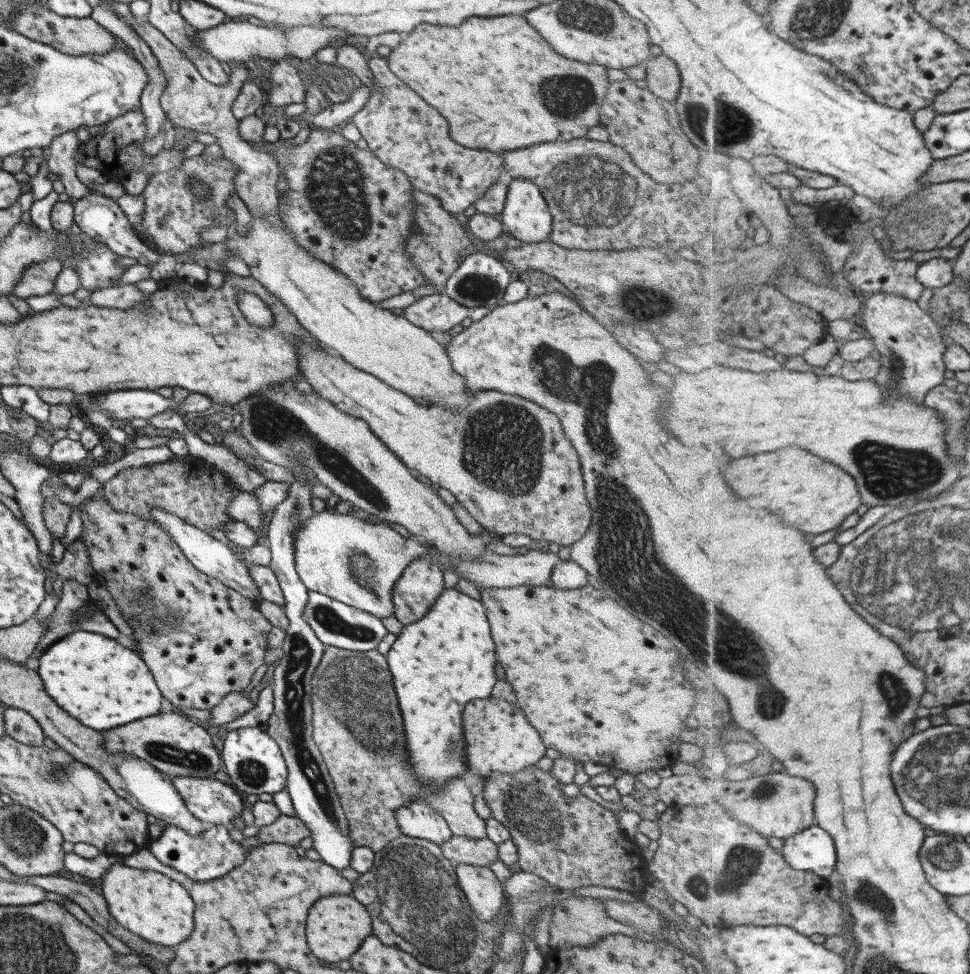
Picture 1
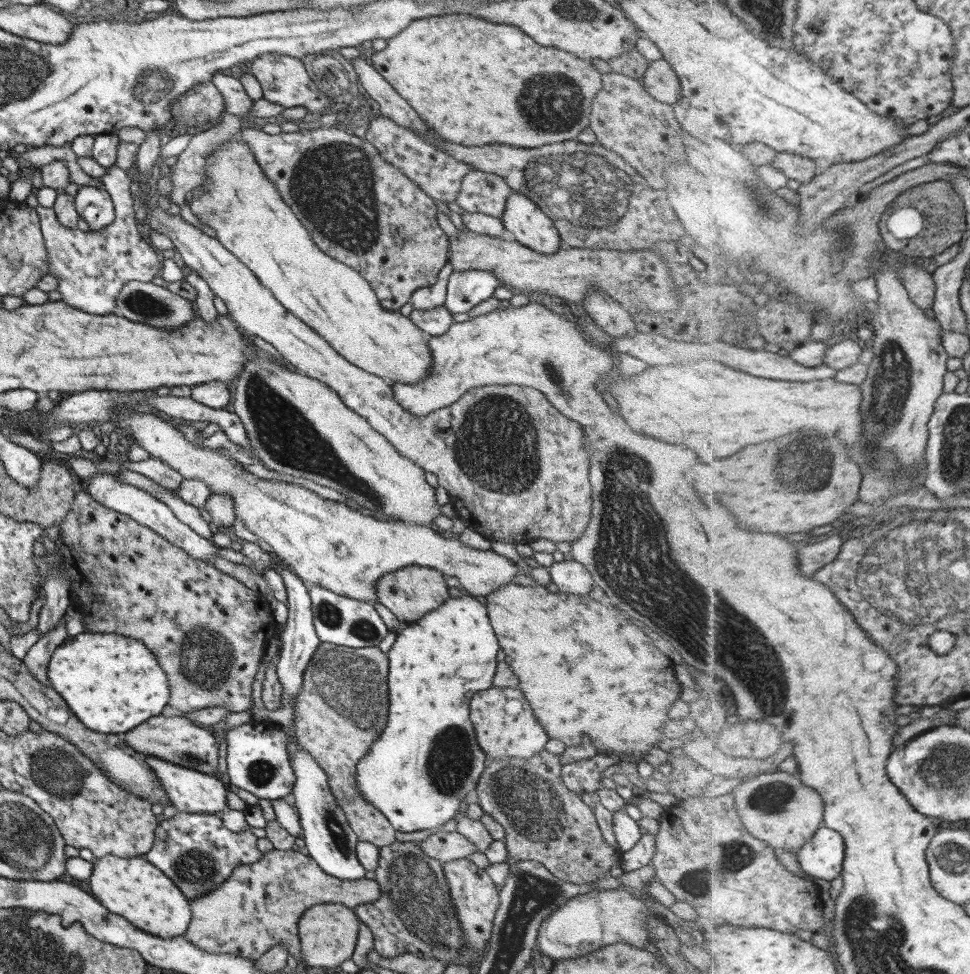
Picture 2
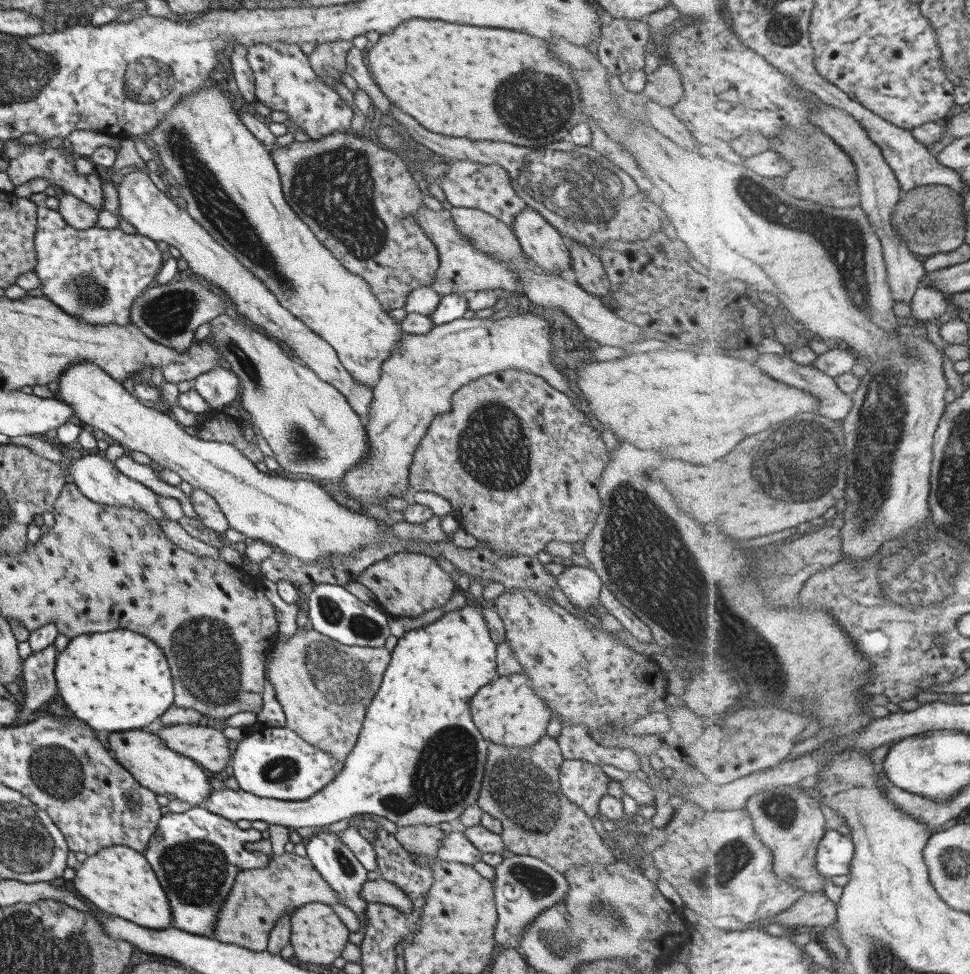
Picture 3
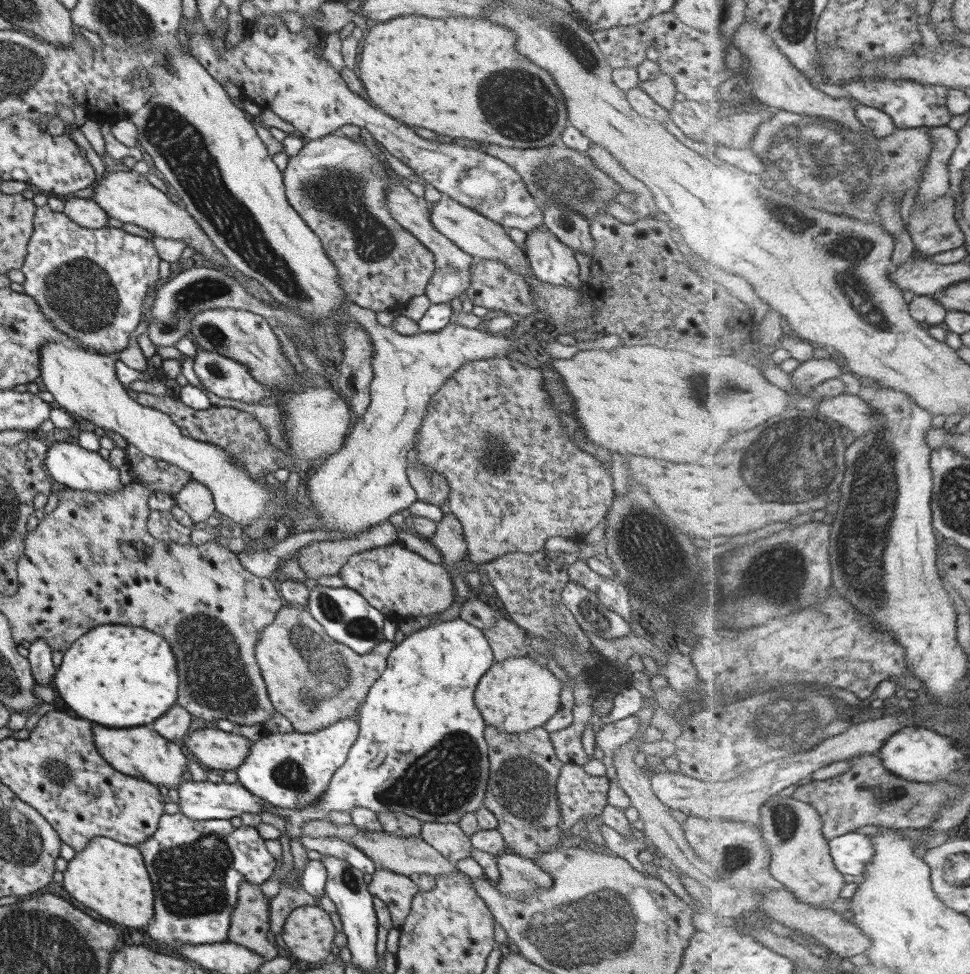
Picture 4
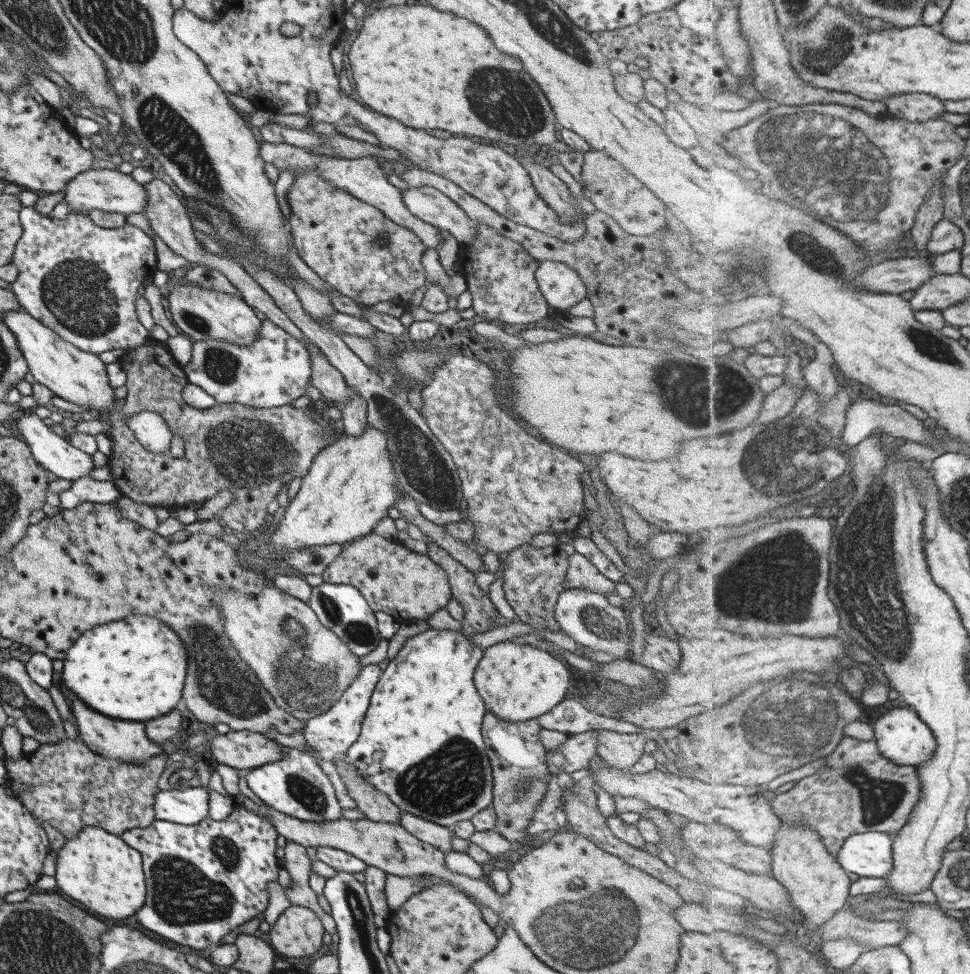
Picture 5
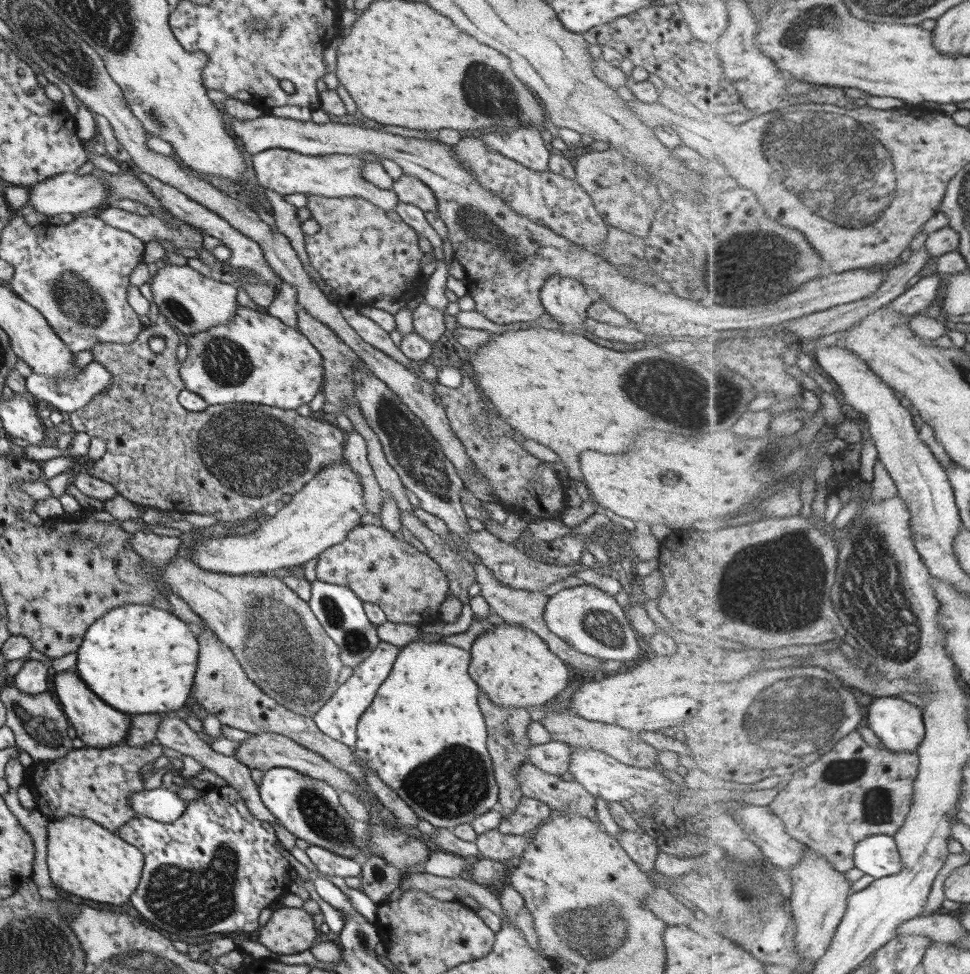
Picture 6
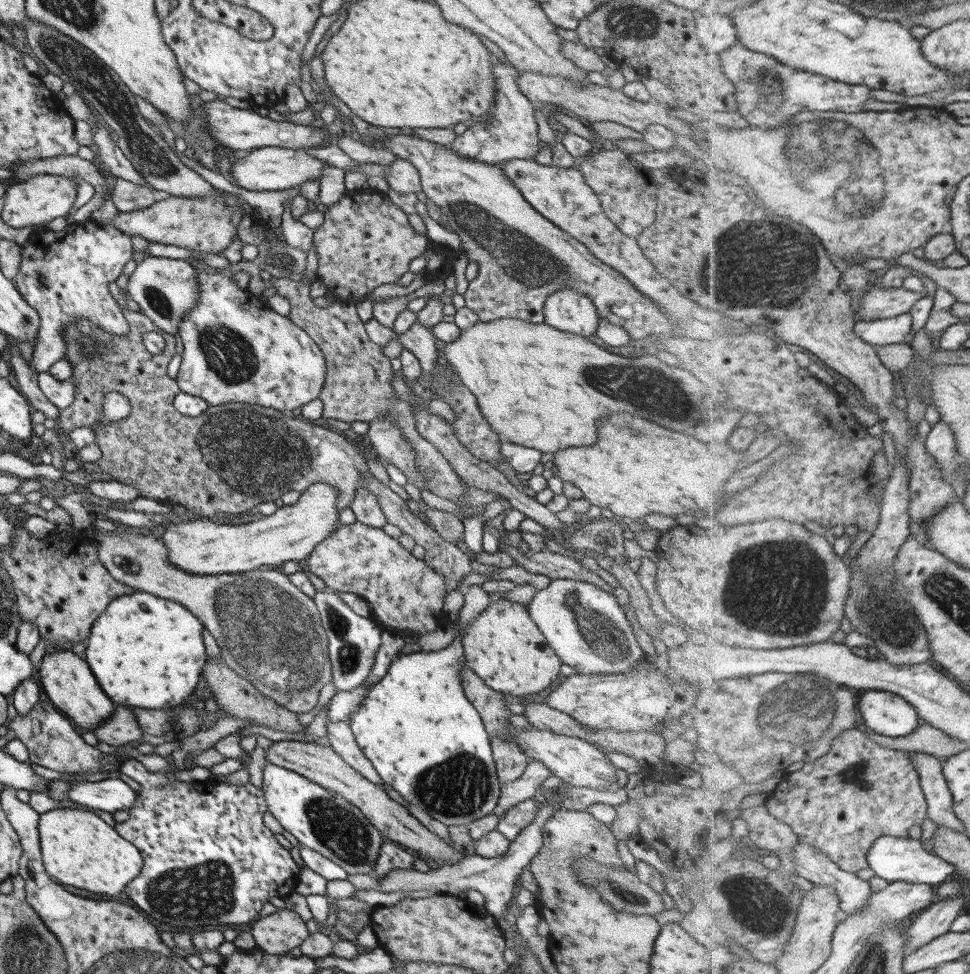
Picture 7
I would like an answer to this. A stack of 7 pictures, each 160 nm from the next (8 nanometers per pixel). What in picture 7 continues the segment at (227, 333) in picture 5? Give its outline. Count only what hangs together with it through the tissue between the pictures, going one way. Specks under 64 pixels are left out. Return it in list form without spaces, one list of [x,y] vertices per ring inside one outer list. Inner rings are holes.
[[[149,255],[137,263],[128,276],[126,291],[133,302],[139,305],[139,312],[150,318],[157,328],[173,335],[178,332],[182,316],[196,306],[199,283],[196,270],[186,260]]]

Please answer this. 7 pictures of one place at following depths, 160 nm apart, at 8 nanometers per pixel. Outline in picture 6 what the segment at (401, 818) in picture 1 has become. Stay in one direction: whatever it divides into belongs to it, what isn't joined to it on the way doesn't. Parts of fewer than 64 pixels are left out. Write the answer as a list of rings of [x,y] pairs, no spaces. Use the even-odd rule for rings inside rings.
[[[413,640],[400,648],[391,670],[384,682],[377,688],[375,697],[366,711],[359,717],[356,728],[356,743],[354,754],[358,756],[360,764],[364,764],[368,770],[374,772],[383,784],[386,784],[393,792],[398,793],[398,797],[419,817],[427,820],[437,829],[451,829],[458,824],[471,822],[475,816],[487,812],[491,808],[497,807],[498,786],[494,779],[492,762],[488,750],[486,749],[486,726],[477,703],[478,687],[468,673],[470,663],[470,652],[457,646],[440,641],[423,642]],[[163,785],[151,790],[141,790],[128,798],[137,816],[147,817],[163,824],[175,822],[188,803],[175,793],[175,789]]]

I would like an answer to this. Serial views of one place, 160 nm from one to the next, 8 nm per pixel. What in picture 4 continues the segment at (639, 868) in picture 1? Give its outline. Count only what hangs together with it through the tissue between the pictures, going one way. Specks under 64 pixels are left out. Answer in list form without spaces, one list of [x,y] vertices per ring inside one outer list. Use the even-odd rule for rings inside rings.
[[[487,724],[483,736],[487,747],[489,776],[482,807],[494,814],[497,821],[496,830],[502,837],[507,851],[517,855],[523,854],[533,861],[541,854],[559,847],[563,833],[569,837],[569,832],[563,832],[557,826],[560,823],[560,810],[556,799],[556,780],[563,764],[555,756],[550,736],[542,726],[532,728],[529,732],[511,733],[497,730]]]

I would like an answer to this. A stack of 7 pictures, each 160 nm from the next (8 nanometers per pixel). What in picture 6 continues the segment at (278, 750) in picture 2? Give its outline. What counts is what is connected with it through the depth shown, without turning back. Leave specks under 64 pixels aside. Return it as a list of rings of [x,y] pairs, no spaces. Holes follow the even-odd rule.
[[[378,641],[376,647],[365,660],[362,660],[353,670],[352,675],[337,686],[333,695],[312,716],[315,726],[329,738],[353,749],[356,743],[356,728],[359,717],[366,711],[375,697],[377,688],[384,682],[391,670],[393,661],[401,646],[393,646],[388,642]],[[295,769],[263,771],[258,795],[278,824],[309,845],[322,846],[343,858],[355,860],[368,852],[369,822],[354,820],[337,801],[339,791],[325,781],[299,774]]]

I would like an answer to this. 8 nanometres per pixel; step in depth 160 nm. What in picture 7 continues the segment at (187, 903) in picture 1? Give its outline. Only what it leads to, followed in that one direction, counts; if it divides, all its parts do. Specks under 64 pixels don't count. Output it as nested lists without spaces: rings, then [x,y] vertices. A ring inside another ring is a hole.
[[[63,807],[39,814],[37,835],[44,871],[57,883],[95,894],[119,894],[139,874],[142,856],[91,811]]]

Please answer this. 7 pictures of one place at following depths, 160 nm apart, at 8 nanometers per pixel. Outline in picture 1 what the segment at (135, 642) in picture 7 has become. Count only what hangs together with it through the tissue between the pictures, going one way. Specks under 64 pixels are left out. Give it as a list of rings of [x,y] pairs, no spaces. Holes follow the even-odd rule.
[[[79,629],[67,633],[51,646],[48,646],[37,658],[36,673],[41,678],[45,693],[55,700],[59,708],[63,708],[71,718],[79,720],[83,726],[93,730],[115,728],[145,716],[153,716],[159,712],[161,694],[153,684],[153,678],[140,656],[133,650],[119,646],[115,640],[93,632],[83,632]]]

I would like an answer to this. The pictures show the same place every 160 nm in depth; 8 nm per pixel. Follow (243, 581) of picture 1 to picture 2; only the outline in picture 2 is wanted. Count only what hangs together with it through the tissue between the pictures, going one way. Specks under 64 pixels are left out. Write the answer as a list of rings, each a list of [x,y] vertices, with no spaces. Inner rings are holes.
[[[97,473],[96,475],[91,475],[91,477],[84,478],[84,480],[79,482],[79,488],[85,490],[96,503],[130,516],[132,519],[135,519],[135,522],[150,528],[153,532],[159,534],[161,538],[174,544],[176,548],[181,549],[183,553],[189,554],[197,561],[205,562],[207,559],[217,556],[216,544],[211,538],[205,539],[197,535],[189,526],[181,523],[163,502],[155,499],[146,491],[119,483],[117,479],[113,479],[112,475],[114,474]]]

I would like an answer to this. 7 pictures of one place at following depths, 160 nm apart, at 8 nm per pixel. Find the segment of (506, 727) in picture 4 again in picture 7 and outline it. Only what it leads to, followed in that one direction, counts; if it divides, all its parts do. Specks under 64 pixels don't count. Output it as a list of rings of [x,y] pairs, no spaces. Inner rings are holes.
[[[503,598],[490,601],[462,634],[460,643],[464,652],[464,666],[472,670],[487,687],[499,693],[523,697],[552,687],[561,661],[547,644],[521,604]]]

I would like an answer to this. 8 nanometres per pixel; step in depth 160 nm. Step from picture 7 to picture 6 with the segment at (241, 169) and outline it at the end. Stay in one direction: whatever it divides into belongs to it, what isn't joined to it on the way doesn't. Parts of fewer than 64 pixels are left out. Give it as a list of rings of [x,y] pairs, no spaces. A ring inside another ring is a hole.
[[[268,149],[252,156],[252,167],[259,186],[277,194],[310,194],[327,198],[362,198],[373,207],[394,211],[398,198],[391,189],[380,189],[362,175],[364,160],[359,155],[304,156],[286,149]]]

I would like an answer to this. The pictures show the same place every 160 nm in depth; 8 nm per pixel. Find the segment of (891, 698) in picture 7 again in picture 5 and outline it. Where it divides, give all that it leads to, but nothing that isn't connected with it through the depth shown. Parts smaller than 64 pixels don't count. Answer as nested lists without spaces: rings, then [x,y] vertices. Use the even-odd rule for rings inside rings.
[[[893,707],[879,716],[874,722],[875,742],[886,756],[886,761],[901,766],[922,766],[934,758],[938,750],[938,740],[929,725],[921,720],[918,712],[909,708]]]

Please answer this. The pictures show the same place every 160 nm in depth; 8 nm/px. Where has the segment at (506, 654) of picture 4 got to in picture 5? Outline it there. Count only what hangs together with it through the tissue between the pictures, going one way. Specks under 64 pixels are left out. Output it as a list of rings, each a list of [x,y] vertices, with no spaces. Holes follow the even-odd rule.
[[[429,543],[426,546],[425,555],[446,573],[452,599],[463,607],[463,619],[460,622],[463,635],[483,634],[491,628],[507,626],[505,620],[500,620],[497,614],[493,614],[495,608],[489,601],[488,594],[476,586],[477,576],[452,560],[437,545]]]

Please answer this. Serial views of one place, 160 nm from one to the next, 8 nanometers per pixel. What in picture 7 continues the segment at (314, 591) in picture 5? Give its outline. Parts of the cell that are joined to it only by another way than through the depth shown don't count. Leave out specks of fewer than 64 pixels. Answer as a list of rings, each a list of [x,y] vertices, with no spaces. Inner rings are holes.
[[[317,591],[312,597],[320,617],[320,626],[328,642],[328,658],[331,665],[331,682],[336,692],[349,692],[361,686],[374,661],[374,654],[380,645],[379,626],[373,619],[357,616],[333,591]]]

